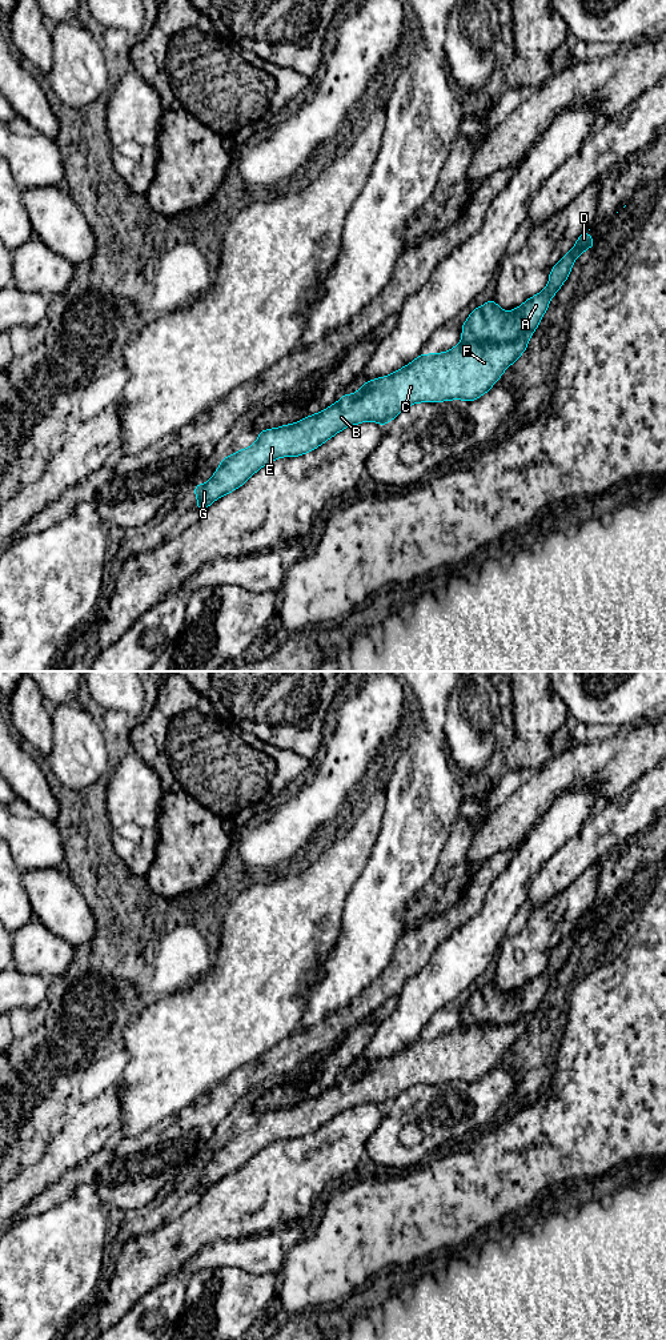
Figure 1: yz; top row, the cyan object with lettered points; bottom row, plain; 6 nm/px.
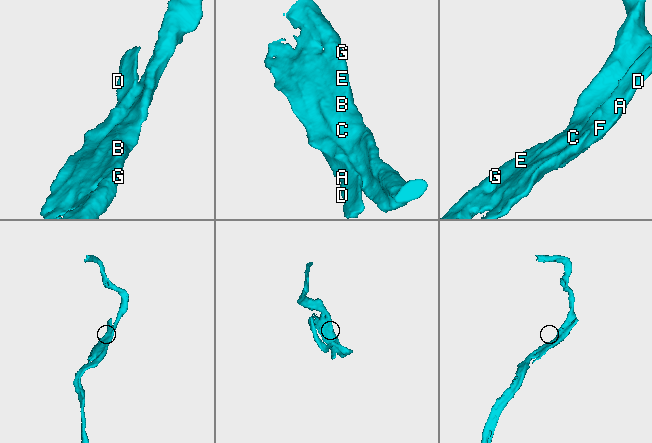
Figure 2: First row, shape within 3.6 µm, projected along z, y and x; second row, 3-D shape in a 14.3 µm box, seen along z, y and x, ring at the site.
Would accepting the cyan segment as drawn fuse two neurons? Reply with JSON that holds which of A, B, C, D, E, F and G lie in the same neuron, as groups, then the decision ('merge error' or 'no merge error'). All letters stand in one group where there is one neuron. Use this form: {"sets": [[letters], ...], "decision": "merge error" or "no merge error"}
{"sets": [["A", "B", "C", "D", "E", "F", "G"]], "decision": "no merge error"}

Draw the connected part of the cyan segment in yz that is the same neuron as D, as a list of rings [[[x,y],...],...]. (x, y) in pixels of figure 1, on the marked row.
[[[587,230],[578,237],[574,248],[550,270],[547,286],[511,312],[502,310],[494,300],[476,308],[462,325],[461,342],[449,352],[424,353],[402,369],[365,382],[360,390],[342,396],[336,404],[320,413],[296,424],[260,432],[258,440],[250,448],[221,460],[213,477],[206,484],[194,486],[196,507],[204,511],[212,502],[244,485],[262,466],[280,457],[297,457],[312,452],[348,426],[365,421],[386,425],[402,410],[417,402],[474,401],[480,398],[490,390],[505,369],[526,350],[531,333],[538,328],[551,297],[569,277],[575,258],[591,246],[594,246],[594,240]]]

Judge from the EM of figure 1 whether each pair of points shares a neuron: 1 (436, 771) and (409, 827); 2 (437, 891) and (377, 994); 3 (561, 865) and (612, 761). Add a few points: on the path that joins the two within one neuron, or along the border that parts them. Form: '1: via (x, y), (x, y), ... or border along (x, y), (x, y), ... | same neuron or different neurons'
1: via (422, 785), (422, 811), (420, 814) | same neuron
2: border along (450, 906), (409, 926) | different neurons
3: border along (629, 785), (594, 811) | different neurons

